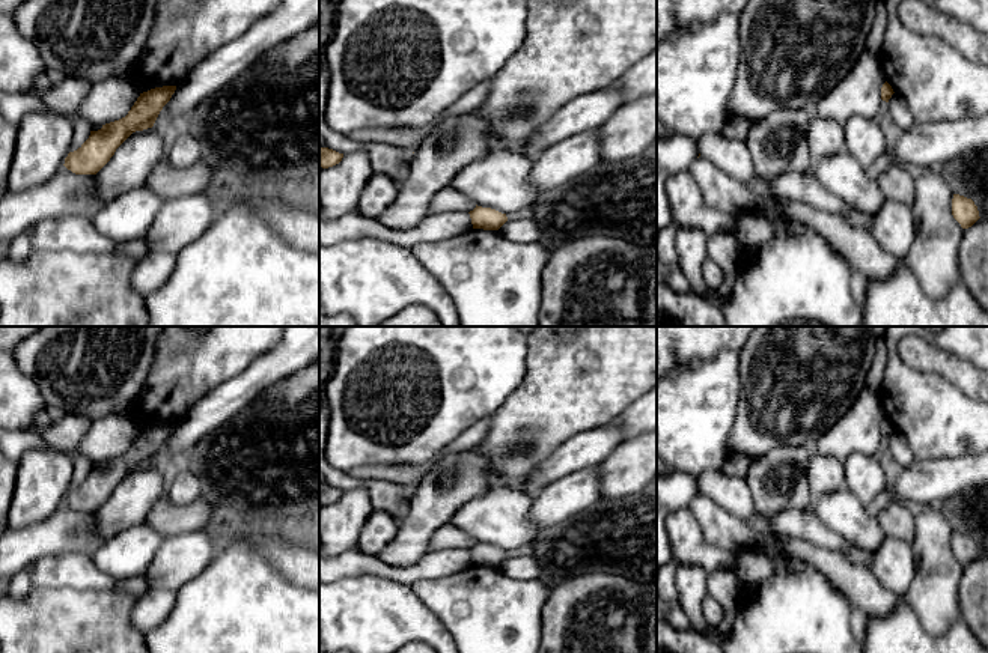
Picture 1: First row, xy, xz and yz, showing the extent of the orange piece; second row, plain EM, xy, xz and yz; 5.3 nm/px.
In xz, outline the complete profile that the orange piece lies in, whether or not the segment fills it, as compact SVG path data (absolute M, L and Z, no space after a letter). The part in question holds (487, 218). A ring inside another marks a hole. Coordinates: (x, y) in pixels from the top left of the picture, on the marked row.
M477 205L468 214L471 218L473 229L499 230L508 221L506 214Z

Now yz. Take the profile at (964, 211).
M953 194L952 215L962 229L971 227L980 218L974 202L959 194Z

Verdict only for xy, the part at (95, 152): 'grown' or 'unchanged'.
unchanged

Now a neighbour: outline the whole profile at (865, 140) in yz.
M852 116L843 125L846 150L863 166L874 164L889 147L877 119Z

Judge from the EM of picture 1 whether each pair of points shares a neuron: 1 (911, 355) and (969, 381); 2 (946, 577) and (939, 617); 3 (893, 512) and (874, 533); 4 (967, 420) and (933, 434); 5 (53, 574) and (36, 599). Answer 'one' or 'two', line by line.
1: one
2: one
3: two
4: one
5: two

